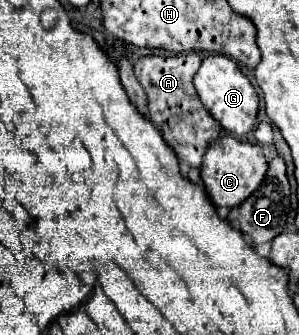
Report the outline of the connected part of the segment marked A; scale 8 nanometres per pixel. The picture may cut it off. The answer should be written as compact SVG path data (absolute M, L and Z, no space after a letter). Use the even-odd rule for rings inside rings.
M149 54L135 62L135 76L147 92L149 100L149 120L161 132L165 142L173 148L175 156L181 162L187 162L191 168L199 168L203 154L207 152L209 142L221 136L219 124L203 108L197 90L193 86L193 76L199 70L201 54Z

